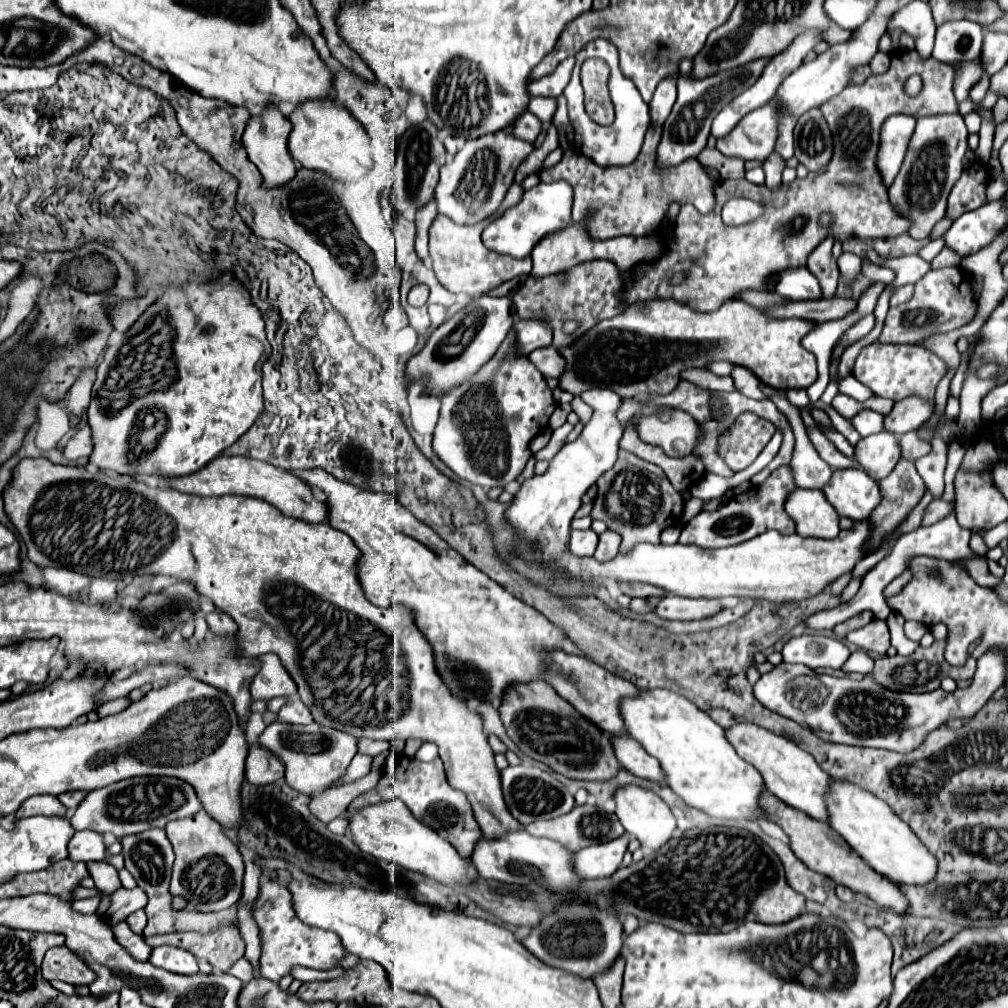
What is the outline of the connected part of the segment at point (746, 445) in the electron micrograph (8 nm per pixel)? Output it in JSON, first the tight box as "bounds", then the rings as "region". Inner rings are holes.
{"bounds":[717,412,773,472],"region":[[[744,412],[733,422],[733,426],[729,426],[729,430],[721,432],[717,450],[733,472],[741,472],[755,462],[771,436],[773,424],[769,420]]]}

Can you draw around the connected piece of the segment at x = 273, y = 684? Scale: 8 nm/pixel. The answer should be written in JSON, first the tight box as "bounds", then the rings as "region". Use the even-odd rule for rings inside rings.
{"bounds":[251,654,297,700],"region":[[[263,654],[261,656],[261,670],[253,678],[251,684],[251,696],[253,700],[271,700],[277,696],[295,696],[297,686],[285,666],[281,666],[281,660],[277,654]]]}

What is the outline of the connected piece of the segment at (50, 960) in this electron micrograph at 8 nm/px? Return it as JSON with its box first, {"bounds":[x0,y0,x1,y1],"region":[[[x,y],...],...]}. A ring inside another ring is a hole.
{"bounds":[41,946,95,984],"region":[[[55,946],[47,950],[41,965],[42,976],[48,980],[65,980],[69,984],[91,984],[95,972],[67,946]]]}

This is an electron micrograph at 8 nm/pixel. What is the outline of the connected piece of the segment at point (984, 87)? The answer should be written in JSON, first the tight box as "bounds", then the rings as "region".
{"bounds":[969,74,989,104],"region":[[[983,74],[983,78],[979,80],[979,84],[977,84],[977,86],[973,86],[973,90],[971,90],[971,96],[969,96],[969,98],[971,98],[975,104],[979,104],[979,102],[985,98],[987,90],[989,90],[989,76],[987,76],[987,74]]]}

